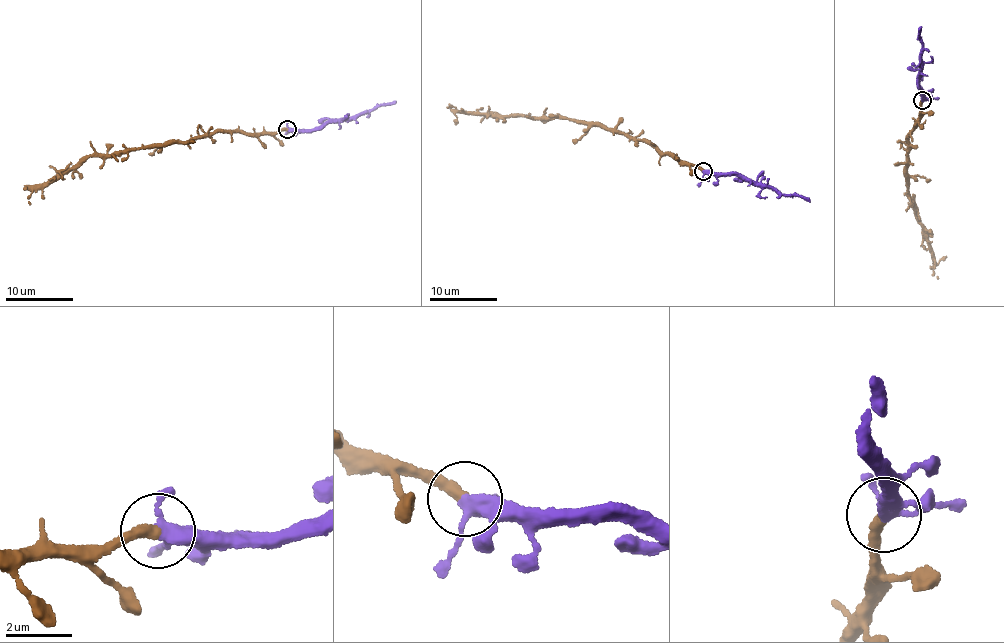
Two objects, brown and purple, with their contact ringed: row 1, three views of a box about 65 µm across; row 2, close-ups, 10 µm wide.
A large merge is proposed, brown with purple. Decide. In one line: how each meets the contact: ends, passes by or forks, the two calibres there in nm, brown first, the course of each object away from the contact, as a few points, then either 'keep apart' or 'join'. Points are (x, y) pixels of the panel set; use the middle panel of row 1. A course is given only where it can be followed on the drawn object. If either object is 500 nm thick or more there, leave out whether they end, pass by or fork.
brown ends; purple forks; calibres 340 and 320 nm; course brown (703, 171), (596, 125), (557, 117), (467, 115), (447, 107); course purple (703, 171), (718, 174), (736, 171), (755, 182), (772, 185), (783, 195), (801, 195), (809, 202); join

